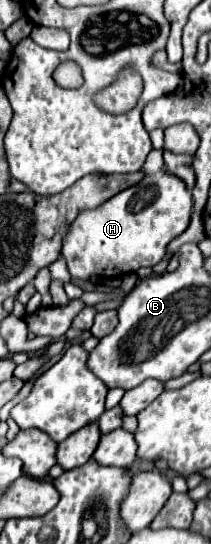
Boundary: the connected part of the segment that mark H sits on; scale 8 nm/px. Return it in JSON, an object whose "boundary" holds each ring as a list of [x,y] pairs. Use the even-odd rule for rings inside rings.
{"boundary":[[[152,150],[142,166],[142,172],[146,172],[144,180],[110,200],[106,200],[102,206],[80,212],[78,218],[72,222],[72,228],[64,236],[62,244],[62,256],[68,262],[68,270],[72,278],[82,278],[88,280],[92,274],[100,274],[102,278],[112,278],[112,276],[124,276],[130,272],[136,272],[142,266],[156,266],[164,254],[166,246],[180,236],[188,224],[190,224],[190,214],[192,214],[192,194],[180,182],[180,178],[172,178],[170,174],[164,174],[164,164],[162,164],[162,150]]]}

